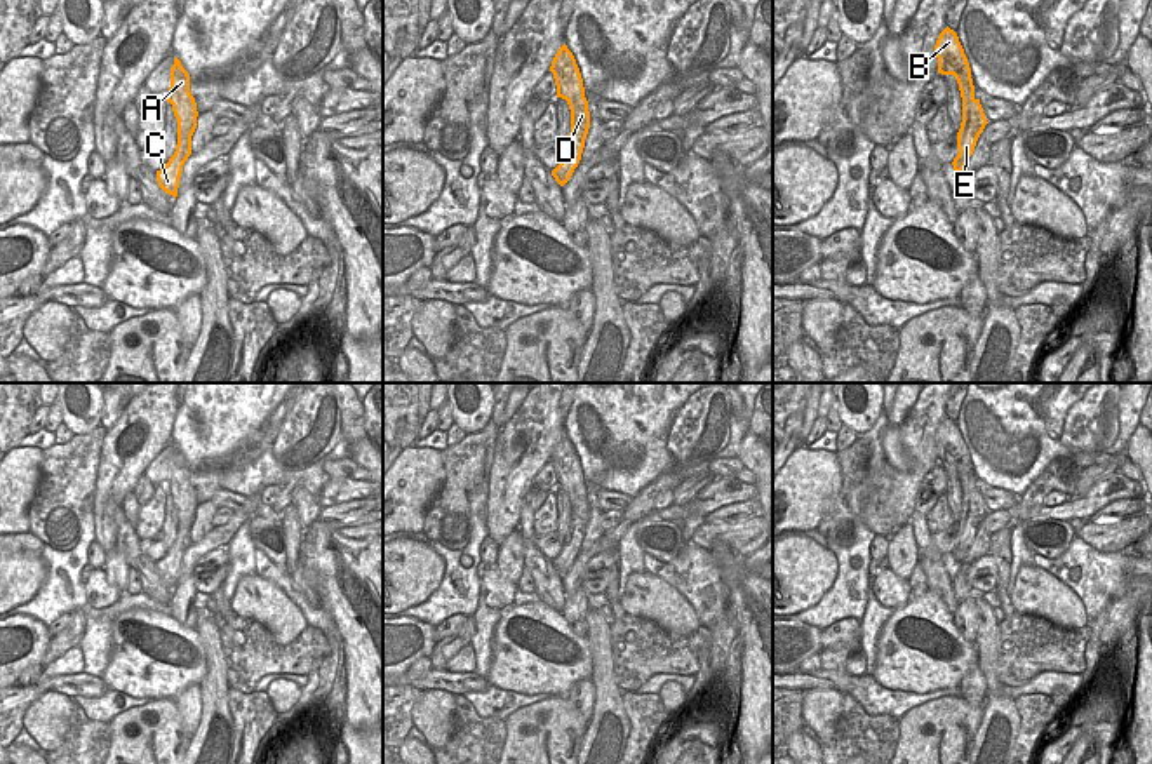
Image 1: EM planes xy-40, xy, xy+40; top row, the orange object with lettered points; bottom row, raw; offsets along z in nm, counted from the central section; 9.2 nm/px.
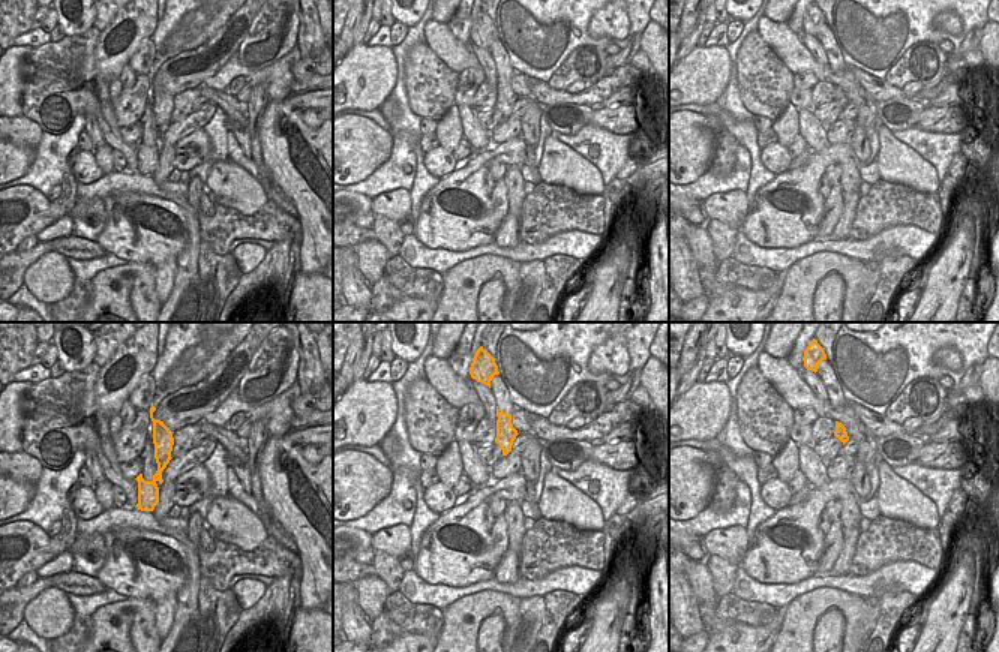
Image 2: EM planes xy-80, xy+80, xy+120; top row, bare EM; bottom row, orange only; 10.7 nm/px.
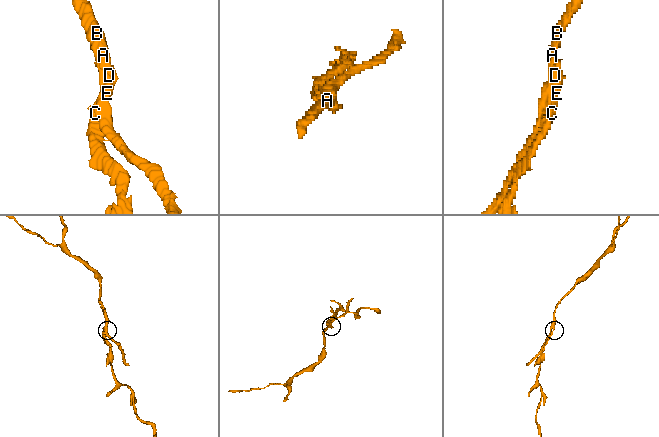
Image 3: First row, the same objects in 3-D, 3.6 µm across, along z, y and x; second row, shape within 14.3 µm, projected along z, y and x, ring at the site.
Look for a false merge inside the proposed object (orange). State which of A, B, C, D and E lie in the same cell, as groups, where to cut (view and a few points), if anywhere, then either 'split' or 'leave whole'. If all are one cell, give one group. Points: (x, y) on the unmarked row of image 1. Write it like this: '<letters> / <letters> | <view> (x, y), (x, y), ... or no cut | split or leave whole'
A B D / C E | xy+40 (961, 514), (970, 521), (982, 521) | split

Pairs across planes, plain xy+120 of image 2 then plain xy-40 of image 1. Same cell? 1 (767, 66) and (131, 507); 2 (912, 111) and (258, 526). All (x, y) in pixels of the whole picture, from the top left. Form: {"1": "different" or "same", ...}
{"1": "different", "2": "same"}

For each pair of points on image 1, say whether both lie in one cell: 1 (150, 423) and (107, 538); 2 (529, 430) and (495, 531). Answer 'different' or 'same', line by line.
1: same
2: same

